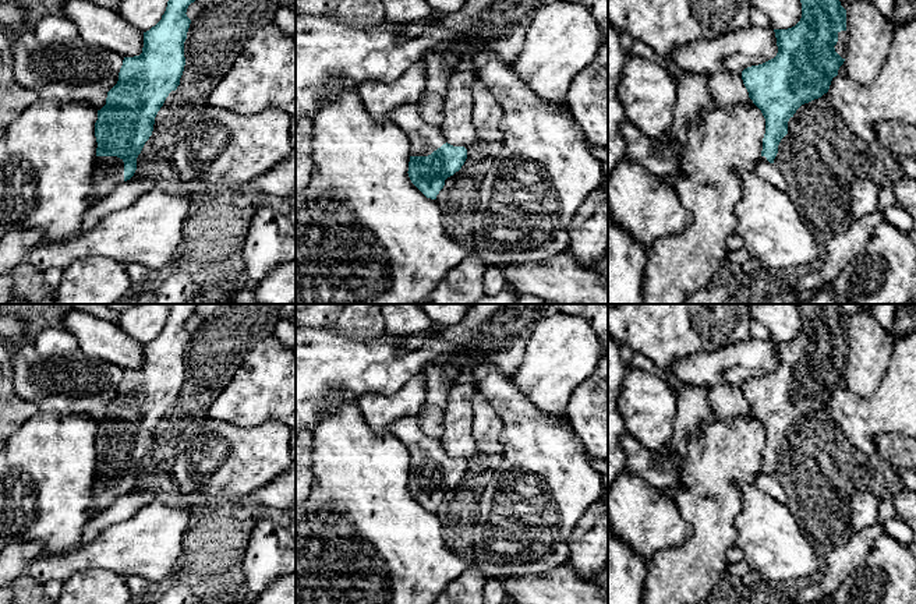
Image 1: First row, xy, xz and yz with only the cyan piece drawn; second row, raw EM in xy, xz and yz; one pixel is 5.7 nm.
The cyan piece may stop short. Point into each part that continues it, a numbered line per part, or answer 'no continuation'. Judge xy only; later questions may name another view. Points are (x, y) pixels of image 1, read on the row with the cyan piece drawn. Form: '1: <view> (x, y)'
1: xy (109, 170)

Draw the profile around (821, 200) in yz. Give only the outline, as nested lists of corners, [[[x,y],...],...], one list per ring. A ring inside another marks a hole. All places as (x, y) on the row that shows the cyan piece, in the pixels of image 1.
[[[827,93],[796,110],[774,159],[799,216],[821,250],[834,234],[845,232],[850,225],[849,187],[823,162],[816,145],[821,135],[825,100]]]

